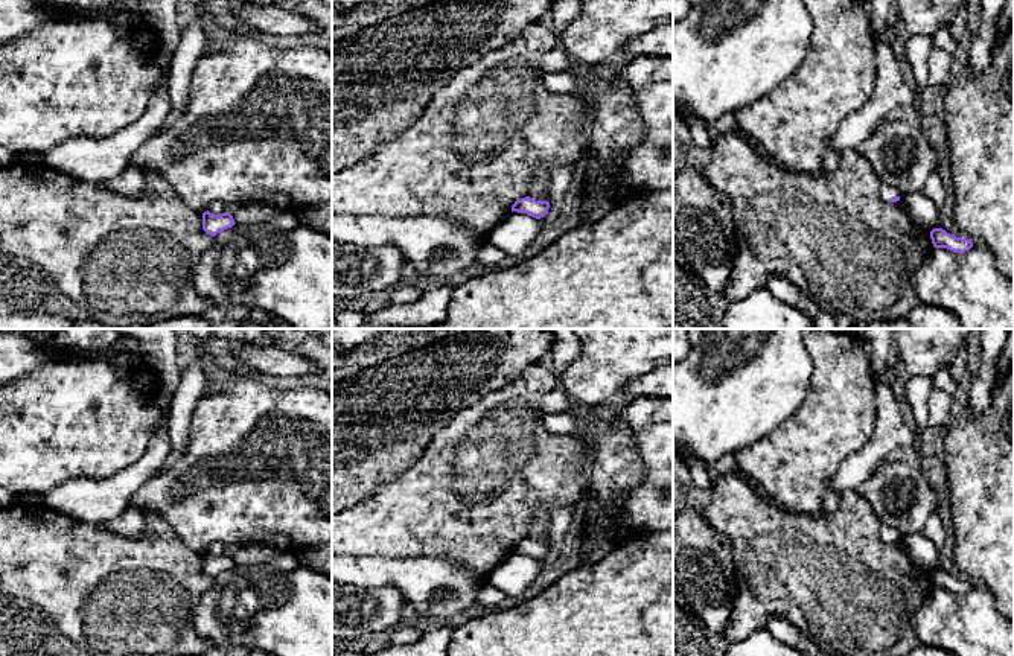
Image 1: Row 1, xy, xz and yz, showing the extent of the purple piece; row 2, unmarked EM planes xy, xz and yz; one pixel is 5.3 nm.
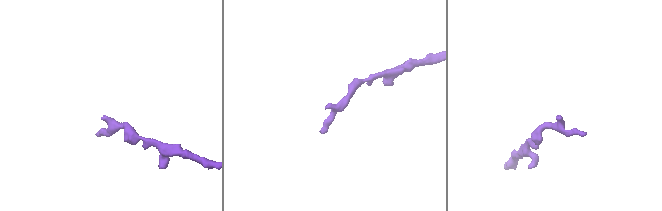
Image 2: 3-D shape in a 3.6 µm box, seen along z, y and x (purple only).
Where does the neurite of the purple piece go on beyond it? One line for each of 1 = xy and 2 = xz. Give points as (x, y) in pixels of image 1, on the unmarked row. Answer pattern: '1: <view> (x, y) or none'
1: none
2: none

